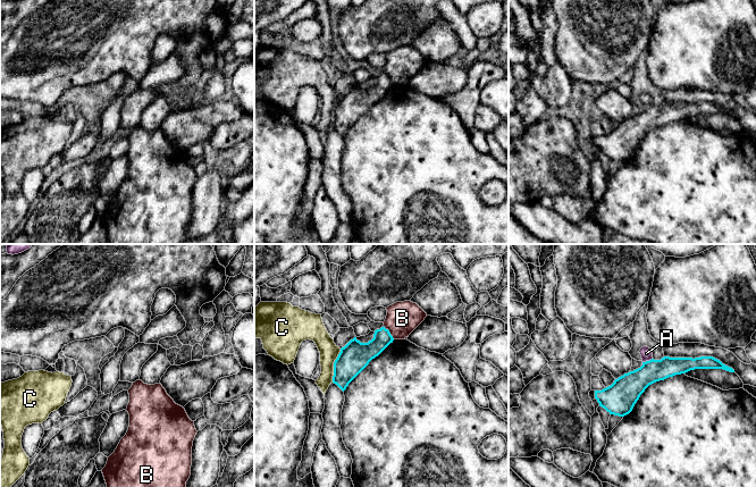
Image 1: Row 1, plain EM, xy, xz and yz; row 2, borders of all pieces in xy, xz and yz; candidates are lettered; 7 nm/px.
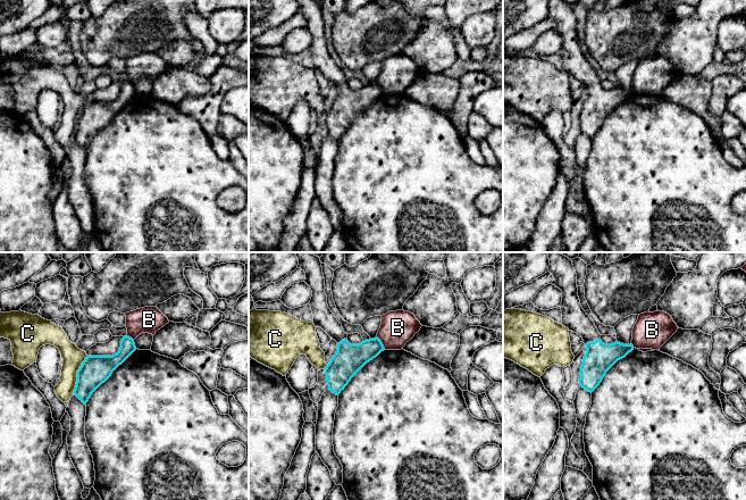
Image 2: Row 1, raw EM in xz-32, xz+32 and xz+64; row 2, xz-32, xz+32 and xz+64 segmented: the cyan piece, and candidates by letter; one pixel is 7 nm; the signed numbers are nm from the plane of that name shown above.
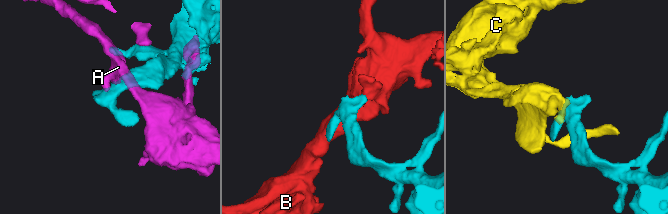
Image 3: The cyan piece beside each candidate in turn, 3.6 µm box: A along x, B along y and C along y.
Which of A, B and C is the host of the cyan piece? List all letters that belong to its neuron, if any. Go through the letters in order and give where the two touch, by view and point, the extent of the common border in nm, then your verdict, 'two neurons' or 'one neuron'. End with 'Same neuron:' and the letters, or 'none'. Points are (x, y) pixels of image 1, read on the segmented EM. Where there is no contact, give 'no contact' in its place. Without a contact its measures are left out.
A: yz (647, 361) | 80 nm | two neurons
B: xz (389, 333) | 120 nm | two neurons
C: xz (334, 366) | 240 nm | two neurons
Same neuron: none

